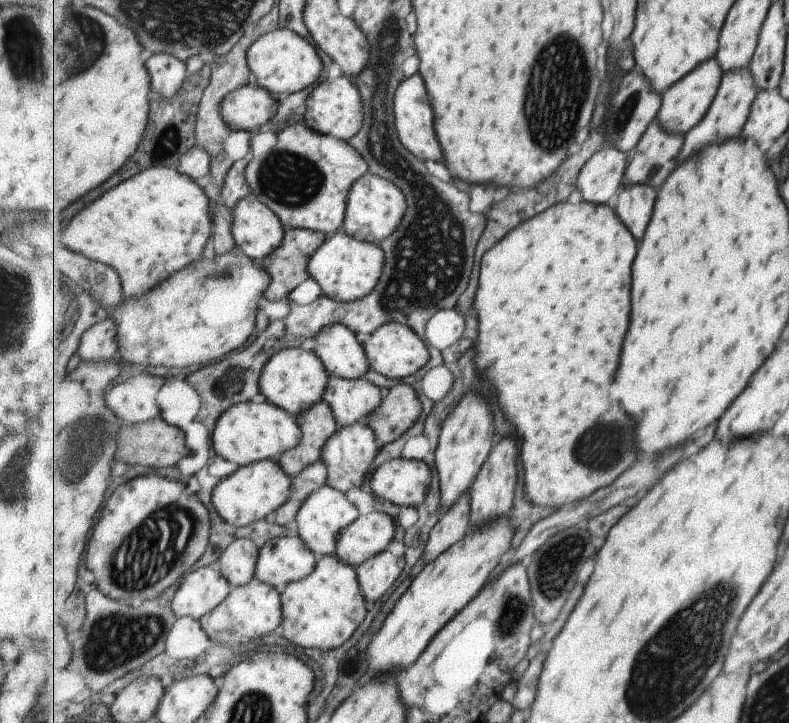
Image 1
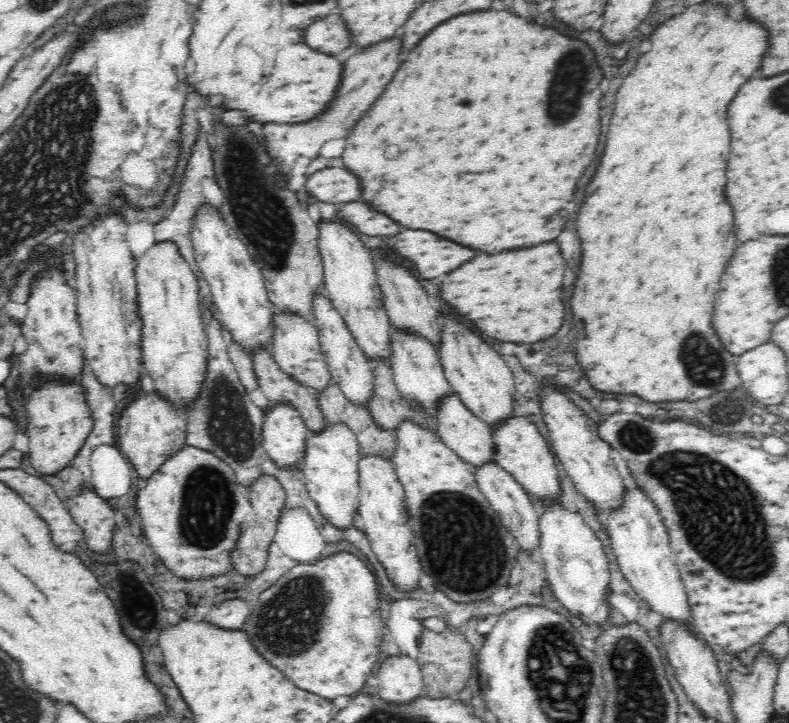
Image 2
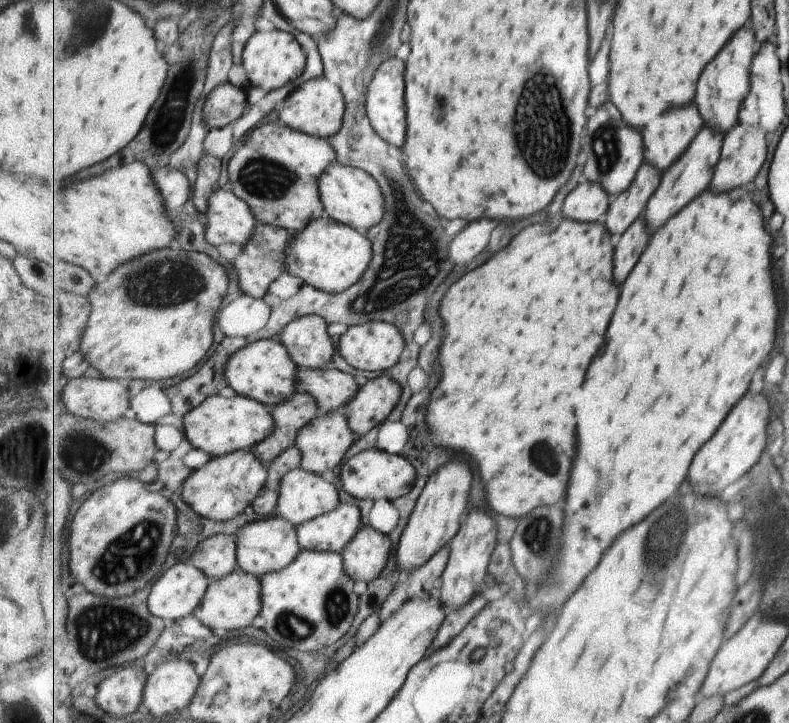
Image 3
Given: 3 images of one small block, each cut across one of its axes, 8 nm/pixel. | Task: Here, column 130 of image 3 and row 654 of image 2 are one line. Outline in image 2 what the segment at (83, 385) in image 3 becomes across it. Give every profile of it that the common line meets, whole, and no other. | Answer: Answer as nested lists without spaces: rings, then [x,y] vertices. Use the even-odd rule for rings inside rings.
[[[408,653],[394,654],[379,662],[375,674],[378,678],[378,696],[384,701],[410,702],[423,694],[423,674],[416,657]]]

